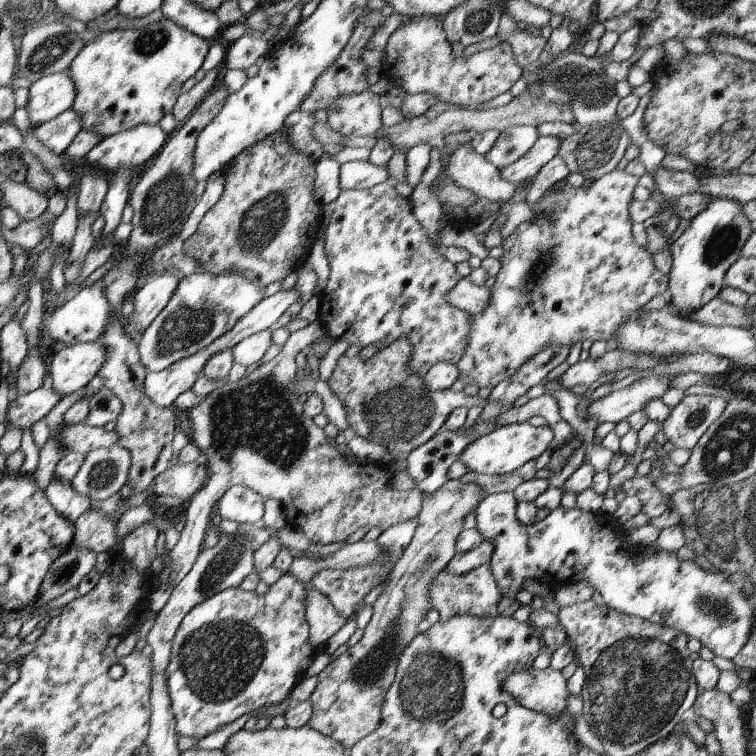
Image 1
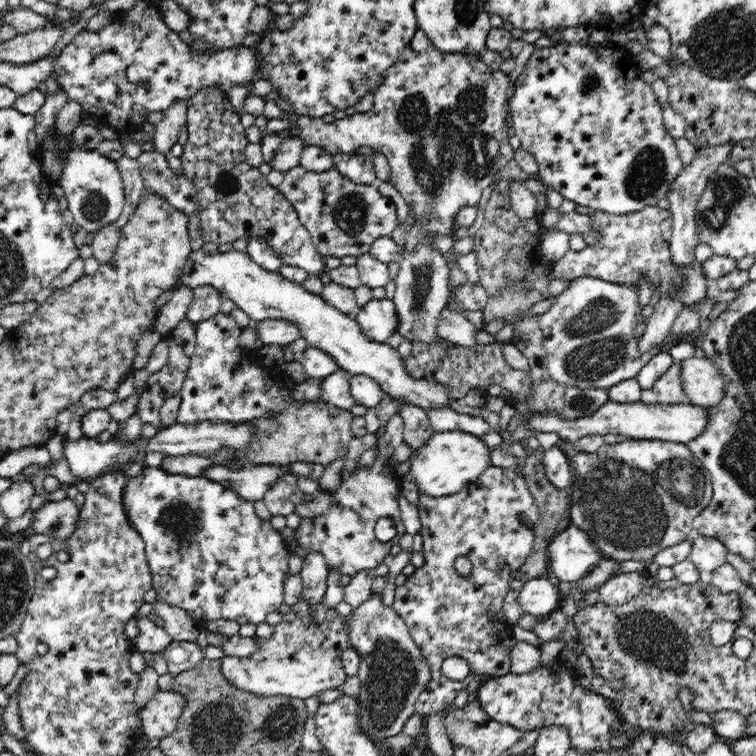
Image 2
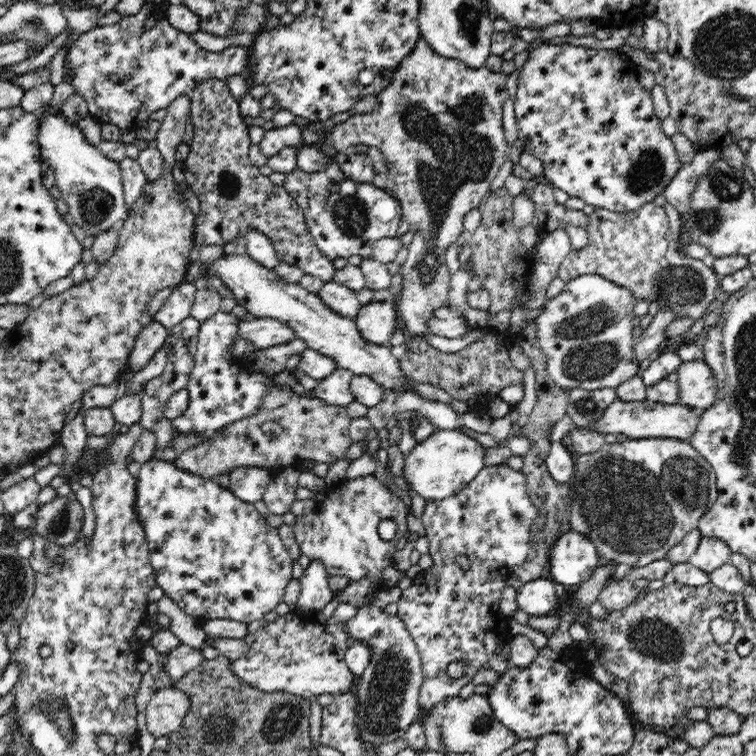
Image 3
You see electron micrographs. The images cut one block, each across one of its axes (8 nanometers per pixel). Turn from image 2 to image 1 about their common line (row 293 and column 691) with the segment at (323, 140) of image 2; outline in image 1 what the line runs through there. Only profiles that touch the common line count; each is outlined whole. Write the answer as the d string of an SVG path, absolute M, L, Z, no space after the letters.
M685 396L663 420L661 432L675 448L693 450L703 432L723 414L727 402L713 396Z

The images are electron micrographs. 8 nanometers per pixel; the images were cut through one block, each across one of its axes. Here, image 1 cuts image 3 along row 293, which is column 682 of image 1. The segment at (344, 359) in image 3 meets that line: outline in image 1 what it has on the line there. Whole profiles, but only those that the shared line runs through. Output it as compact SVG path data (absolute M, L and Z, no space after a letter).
M709 198L707 206L689 222L689 226L669 248L669 292L671 304L679 308L679 314L699 310L709 300L719 296L723 288L723 276L729 266L741 256L743 244L747 242L751 232L751 222L745 218L739 202L729 198Z

